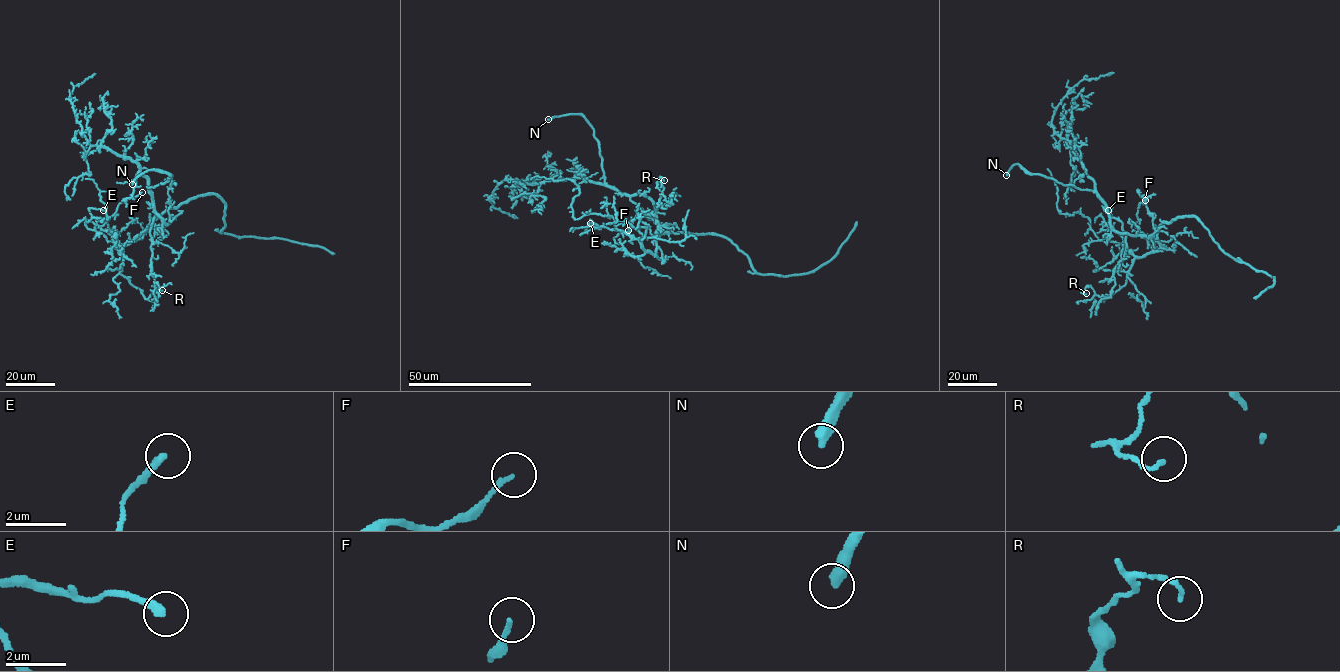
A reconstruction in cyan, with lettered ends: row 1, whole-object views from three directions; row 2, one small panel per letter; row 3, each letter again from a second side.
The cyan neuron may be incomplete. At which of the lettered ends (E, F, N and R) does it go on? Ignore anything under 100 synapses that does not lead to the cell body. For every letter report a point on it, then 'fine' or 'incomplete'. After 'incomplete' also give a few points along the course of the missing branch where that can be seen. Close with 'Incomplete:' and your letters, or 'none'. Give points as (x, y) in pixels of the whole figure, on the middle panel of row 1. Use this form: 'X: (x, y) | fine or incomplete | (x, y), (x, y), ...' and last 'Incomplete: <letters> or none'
E: (590, 223) | fine
F: (628, 230) | fine
N: (548, 119) | incomplete
R: (664, 180) | fine
Incomplete: N

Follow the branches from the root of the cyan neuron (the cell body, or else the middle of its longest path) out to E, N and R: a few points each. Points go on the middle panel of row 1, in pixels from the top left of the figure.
E: (658, 228), (654, 255), (645, 251), (637, 239), (620, 230), (599, 226), (581, 234), (590, 223)
N: (658, 228), (650, 199), (605, 184), (598, 142), (585, 118), (578, 114), (548, 119)
R: (658, 228), (653, 203), (639, 193), (630, 197), (654, 215), (672, 204), (657, 186), (664, 180)

